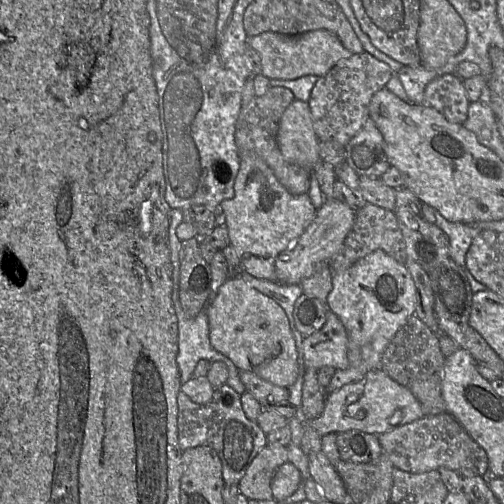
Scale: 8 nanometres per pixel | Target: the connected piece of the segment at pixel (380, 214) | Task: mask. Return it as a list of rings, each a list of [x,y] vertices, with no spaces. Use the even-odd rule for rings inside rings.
[[[366,203],[364,207],[356,212],[356,219],[346,236],[341,249],[328,264],[333,274],[339,273],[350,268],[358,260],[376,250],[386,252],[403,265],[405,265],[405,262],[408,259],[405,240],[394,212],[371,203]]]

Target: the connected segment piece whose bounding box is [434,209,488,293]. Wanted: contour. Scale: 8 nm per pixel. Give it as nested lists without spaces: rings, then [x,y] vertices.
[[[434,209],[435,224],[449,238],[449,256],[459,265],[471,285],[472,292],[485,291],[488,288],[478,282],[467,267],[466,254],[473,239],[483,230],[468,224],[451,222]]]

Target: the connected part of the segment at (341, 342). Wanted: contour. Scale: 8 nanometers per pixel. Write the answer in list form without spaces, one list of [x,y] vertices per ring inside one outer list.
[[[329,310],[325,325],[316,333],[303,339],[302,350],[305,369],[318,370],[333,367],[344,370],[350,366],[348,336],[336,314]]]

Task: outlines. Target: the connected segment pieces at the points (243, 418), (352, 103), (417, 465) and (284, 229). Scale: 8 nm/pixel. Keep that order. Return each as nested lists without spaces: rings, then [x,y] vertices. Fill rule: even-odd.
[[[230,386],[214,389],[210,402],[200,405],[181,391],[177,395],[178,442],[182,451],[197,446],[208,446],[219,456],[222,476],[226,484],[238,485],[255,456],[268,444],[267,434],[244,413],[241,397]]]
[[[365,51],[339,60],[326,75],[319,77],[307,101],[318,139],[337,142],[345,147],[370,117],[369,104],[373,95],[384,88],[394,75],[389,65]]]
[[[448,412],[424,416],[412,423],[399,426],[378,435],[384,453],[393,466],[410,473],[424,473],[446,468],[463,477],[483,476],[487,473],[489,461],[482,449]]]
[[[241,155],[240,168],[234,183],[234,196],[221,202],[219,206],[219,214],[222,214],[224,226],[227,228],[230,246],[232,246],[239,258],[240,269],[254,278],[275,281],[275,259],[276,257],[288,249],[305,231],[309,224],[313,221],[317,208],[313,205],[308,193],[293,195],[278,181],[270,167],[259,157],[255,155]]]

